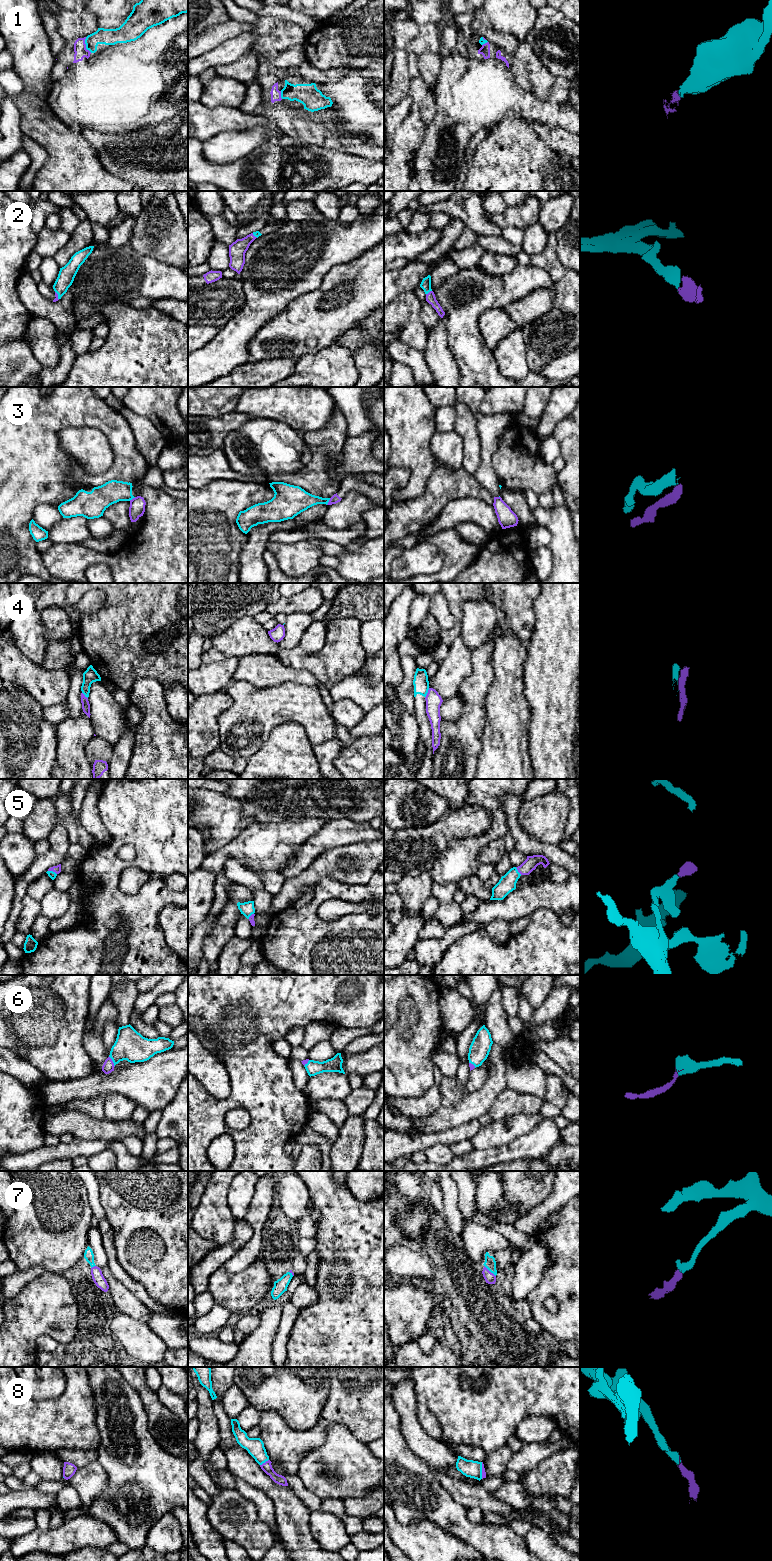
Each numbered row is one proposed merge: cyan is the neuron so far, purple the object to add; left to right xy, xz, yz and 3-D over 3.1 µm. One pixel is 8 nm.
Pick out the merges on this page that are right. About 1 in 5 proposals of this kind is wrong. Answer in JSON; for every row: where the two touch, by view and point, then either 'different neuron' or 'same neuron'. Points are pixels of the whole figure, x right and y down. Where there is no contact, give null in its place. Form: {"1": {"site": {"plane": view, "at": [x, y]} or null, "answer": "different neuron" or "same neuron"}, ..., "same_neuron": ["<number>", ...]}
{"1": {"site": {"plane": "xy", "at": [86, 45]}, "answer": "same neuron"}, "2": {"site": {"plane": "yz", "at": [428, 292]}, "answer": "same neuron"}, "3": {"site": {"plane": "xz", "at": [328, 501]}, "answer": "different neuron"}, "4": {"site": {"plane": "yz", "at": [427, 692]}, "answer": "different neuron"}, "5": {"site": {"plane": "xy", "at": [52, 871]}, "answer": "same neuron"}, "6": {"site": {"plane": "xy", "at": [112, 1060]}, "answer": "same neuron"}, "7": {"site": {"plane": "yz", "at": [490, 1271]}, "answer": "same neuron"}, "8": {"site": {"plane": "xz", "at": [264, 1462]}, "answer": "same neuron"}, "same_neuron": ["1", "2", "5", "6", "7", "8"]}

